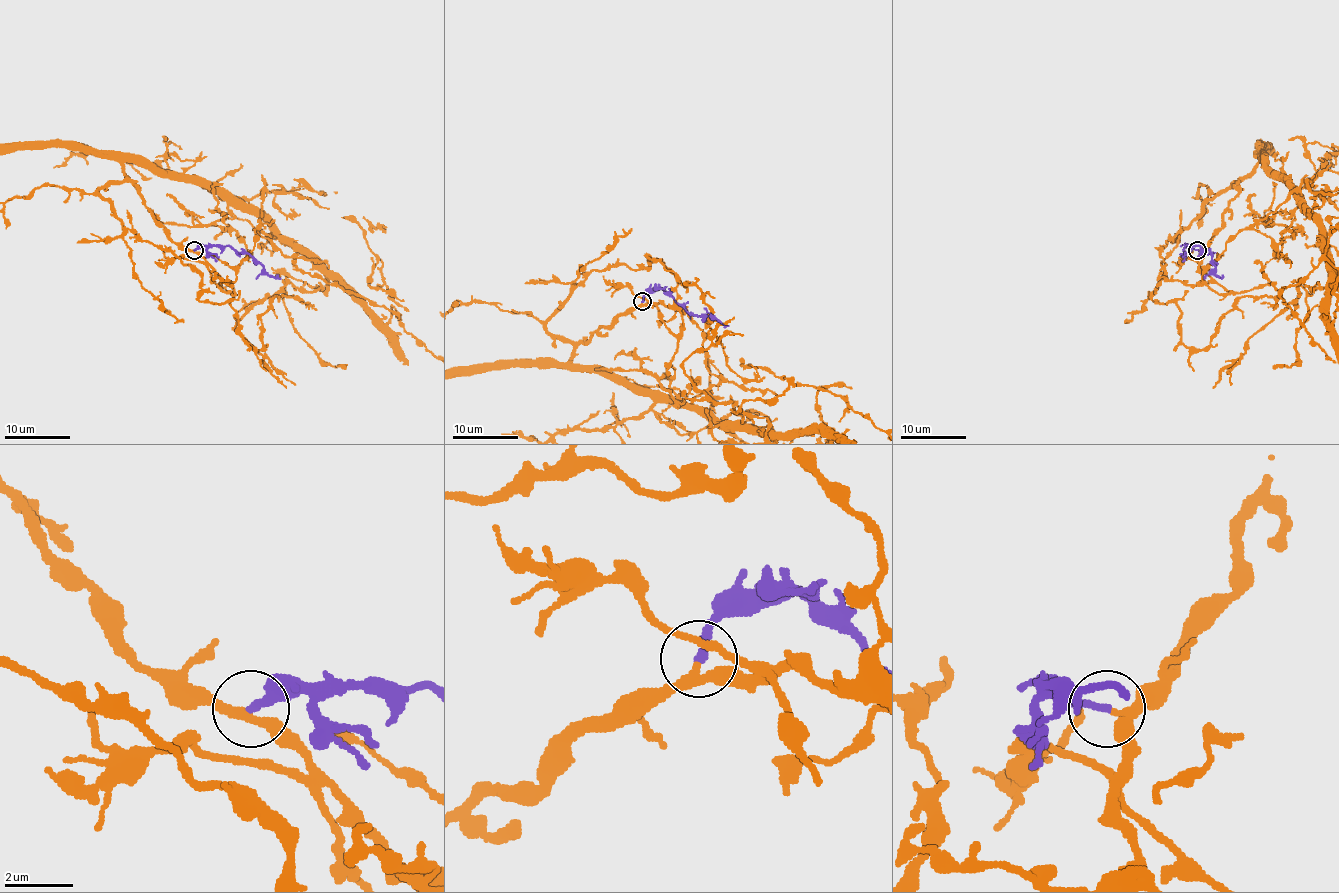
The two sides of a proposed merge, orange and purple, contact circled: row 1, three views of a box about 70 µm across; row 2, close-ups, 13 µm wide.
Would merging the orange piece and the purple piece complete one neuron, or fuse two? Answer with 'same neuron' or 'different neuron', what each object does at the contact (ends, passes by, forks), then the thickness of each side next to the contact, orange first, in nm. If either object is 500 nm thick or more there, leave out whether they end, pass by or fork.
same neuron; orange passes by; purple ends there; 240 nm thick on the orange side, 240 nm on the other

